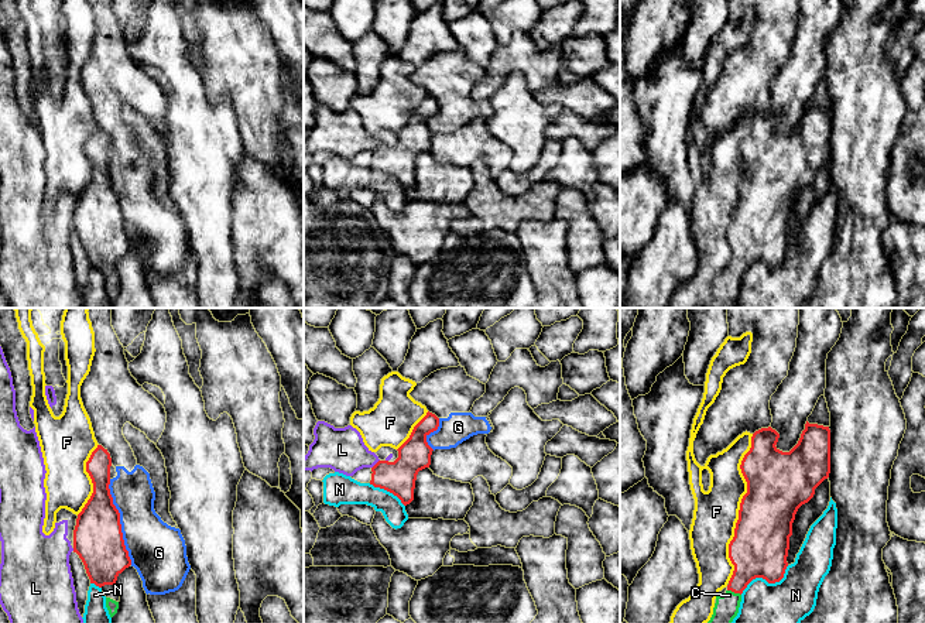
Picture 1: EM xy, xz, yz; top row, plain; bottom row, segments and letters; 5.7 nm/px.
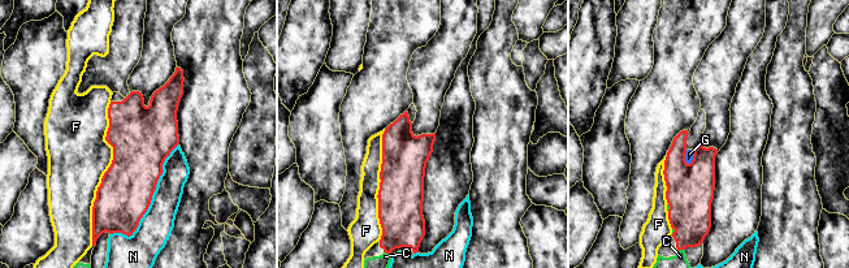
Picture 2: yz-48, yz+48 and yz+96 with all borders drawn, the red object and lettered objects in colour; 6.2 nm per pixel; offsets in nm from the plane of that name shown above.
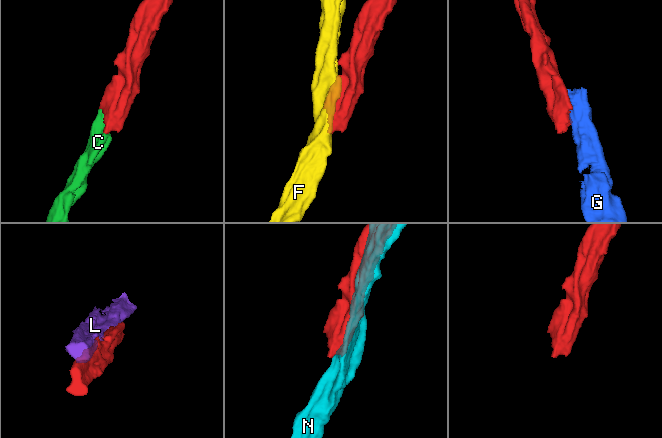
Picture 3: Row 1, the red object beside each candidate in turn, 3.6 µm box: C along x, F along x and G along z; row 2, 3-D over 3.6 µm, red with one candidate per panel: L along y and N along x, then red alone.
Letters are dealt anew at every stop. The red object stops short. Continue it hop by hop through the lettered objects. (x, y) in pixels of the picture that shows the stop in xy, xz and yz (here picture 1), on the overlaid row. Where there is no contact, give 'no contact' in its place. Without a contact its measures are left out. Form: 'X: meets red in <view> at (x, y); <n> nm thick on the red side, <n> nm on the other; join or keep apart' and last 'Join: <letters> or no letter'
C: meets red in yz at (735, 592); 280 nm thick on the red side, 140 nm on the other; join
F: meets red in yz at (740, 509); 360 nm thick on the red side, 260 nm on the other; keep apart
G: meets red in xy at (119, 521); 280 nm thick on the red side, 300 nm on the other; keep apart
L: meets red in xz at (376, 464); 190 nm thick on the red side, 260 nm on the other; keep apart
N: meets red in yz at (766, 579); 320 nm thick on the red side, 260 nm on the other; keep apart
Join: C

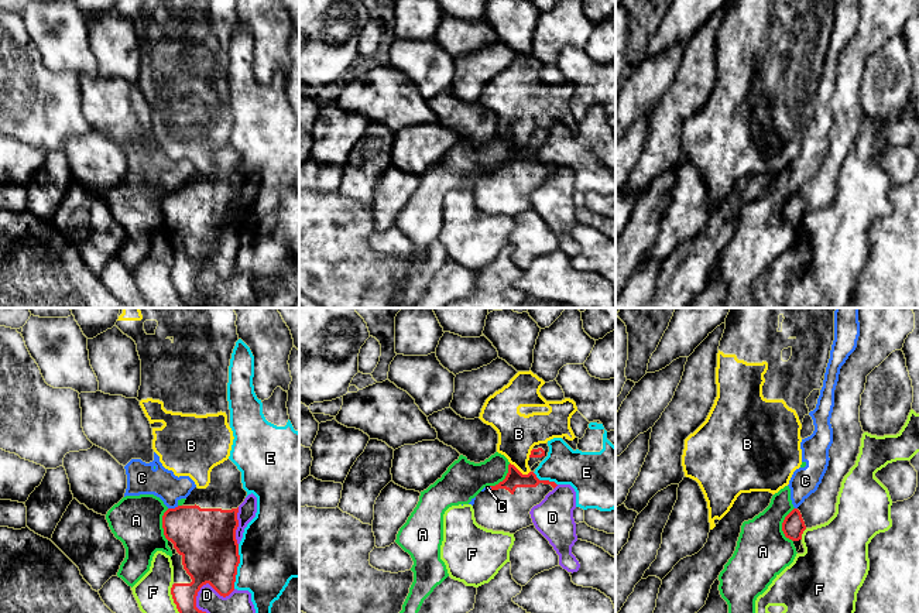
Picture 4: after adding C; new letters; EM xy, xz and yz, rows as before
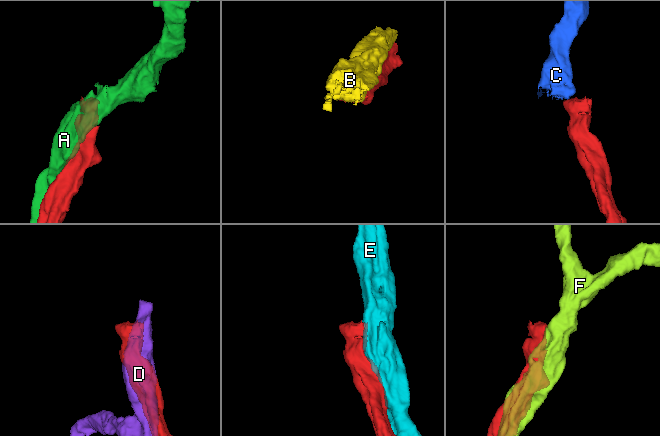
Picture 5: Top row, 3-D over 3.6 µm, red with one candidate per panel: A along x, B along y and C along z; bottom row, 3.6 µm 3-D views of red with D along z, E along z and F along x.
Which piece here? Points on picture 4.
A: meets red in yz at (782, 526); 130 nm thick on the red side, 320 nm on the other; keep apart
B: meets red in xz at (518, 471); 100 nm thick on the red side, 220 nm on the other; keep apart
C: meets red in xy at (172, 509); 340 nm thick on the red side, 180 nm on the other; keep apart
D: meets red in xy at (208, 582); 340 nm thick on the red side, 140 nm on the other; keep apart
E: meets red in xy at (237, 565); 340 nm thick on the red side, 400 nm on the other; keep apart
F: meets red in xy at (172, 598); 190 nm thick on the red side, 200 nm on the other; keep apart
Join: no letter

